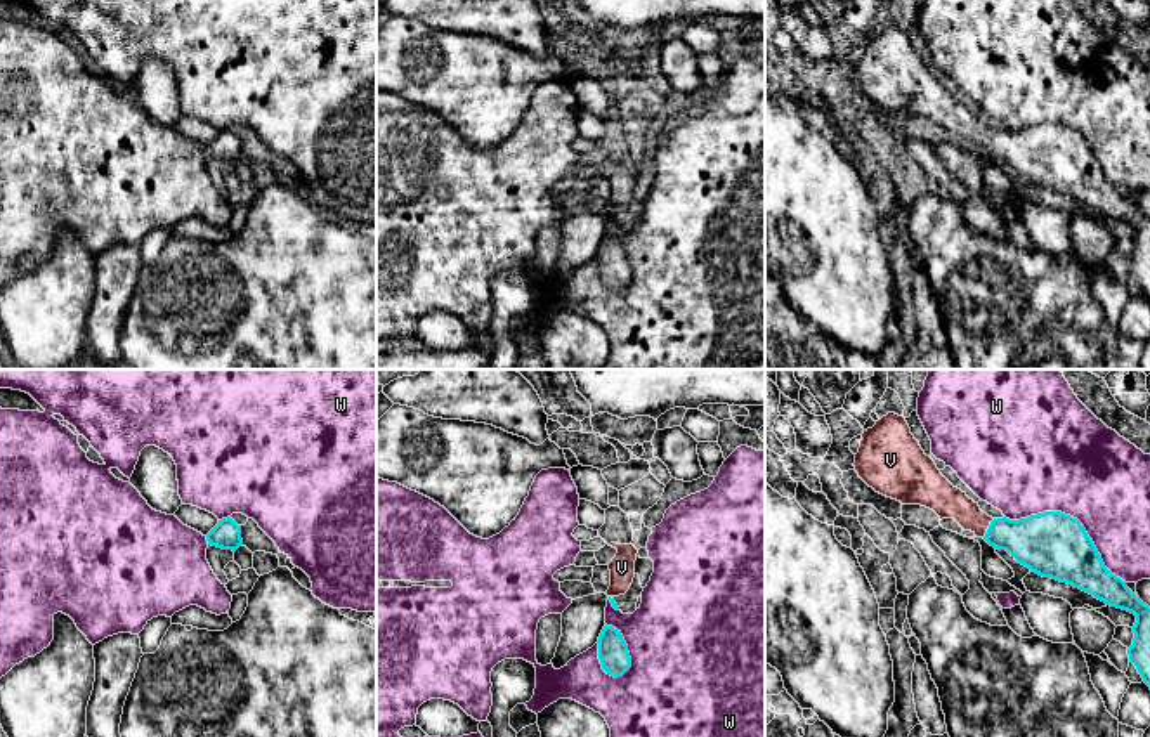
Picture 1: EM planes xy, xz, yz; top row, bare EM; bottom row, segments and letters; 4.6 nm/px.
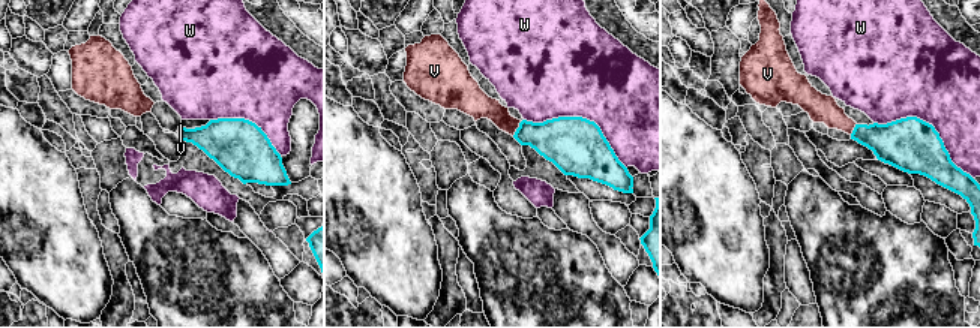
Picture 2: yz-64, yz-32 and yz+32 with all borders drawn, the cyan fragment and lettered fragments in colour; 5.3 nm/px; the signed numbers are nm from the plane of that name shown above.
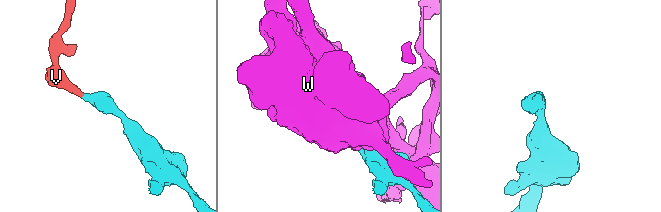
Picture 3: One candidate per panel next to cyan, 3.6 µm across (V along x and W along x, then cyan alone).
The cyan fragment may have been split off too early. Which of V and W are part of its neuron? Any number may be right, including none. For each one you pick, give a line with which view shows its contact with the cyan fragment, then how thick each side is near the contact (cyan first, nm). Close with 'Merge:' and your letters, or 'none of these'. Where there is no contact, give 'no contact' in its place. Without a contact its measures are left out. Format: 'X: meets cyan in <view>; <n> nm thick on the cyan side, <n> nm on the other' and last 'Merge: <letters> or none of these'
V: meets cyan in yz; 260 nm thick on the cyan side, 160 nm on the other
Merge: V

